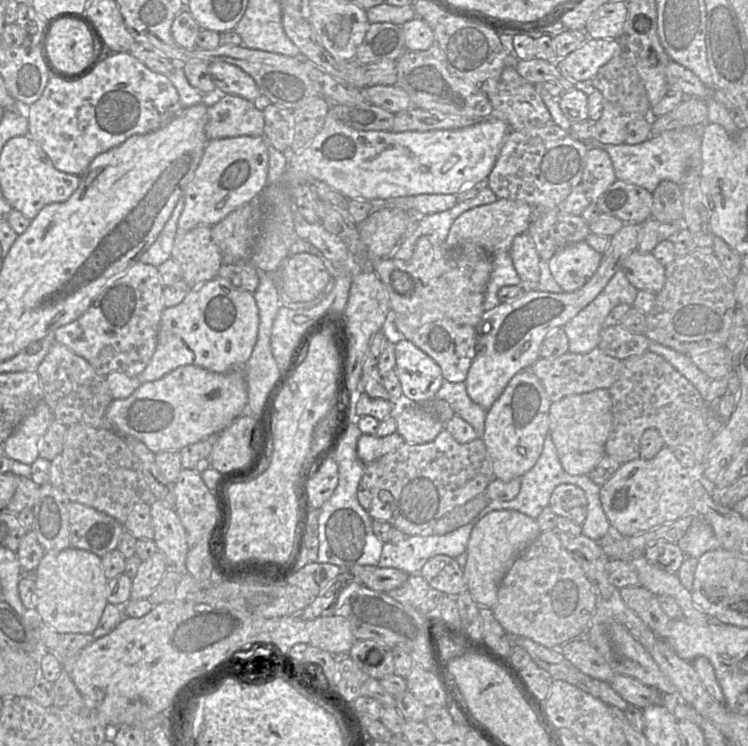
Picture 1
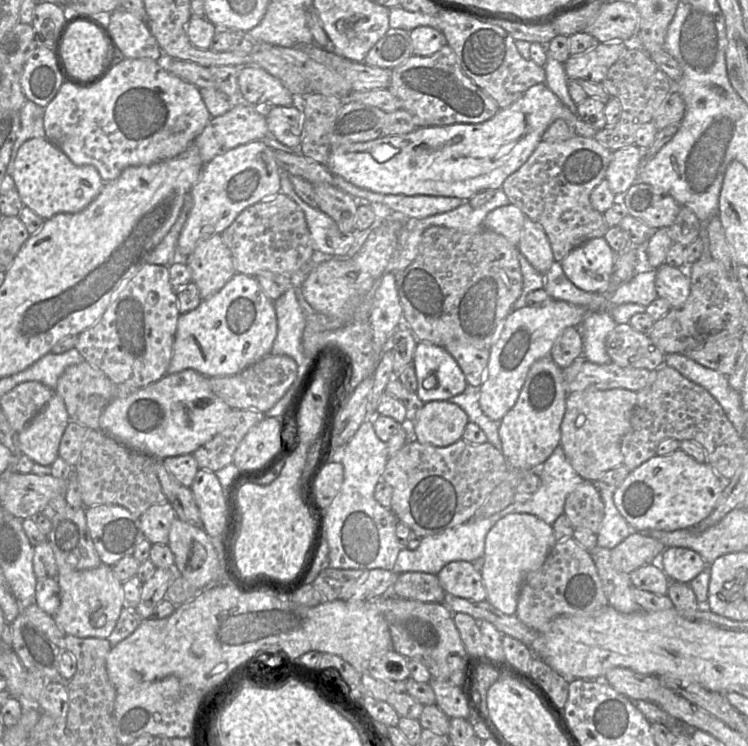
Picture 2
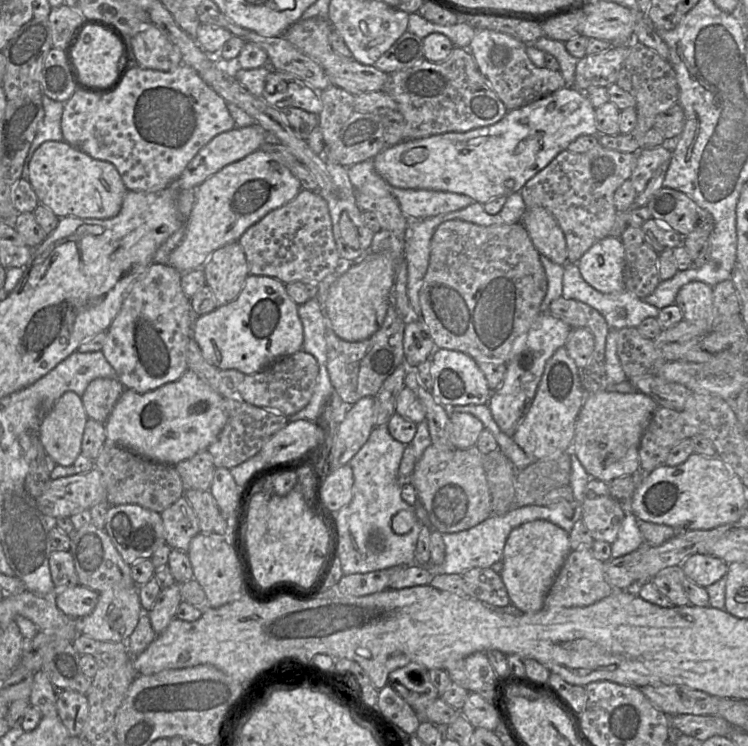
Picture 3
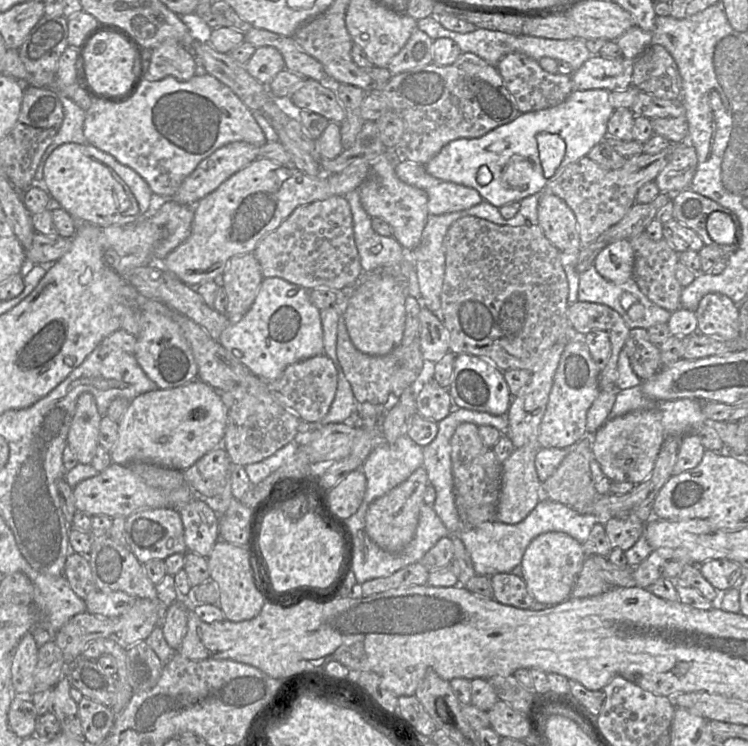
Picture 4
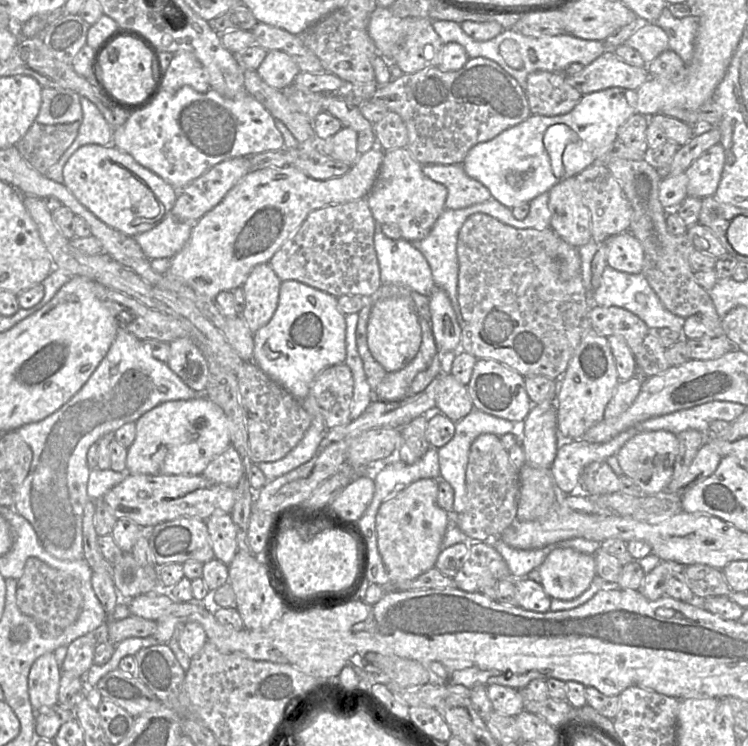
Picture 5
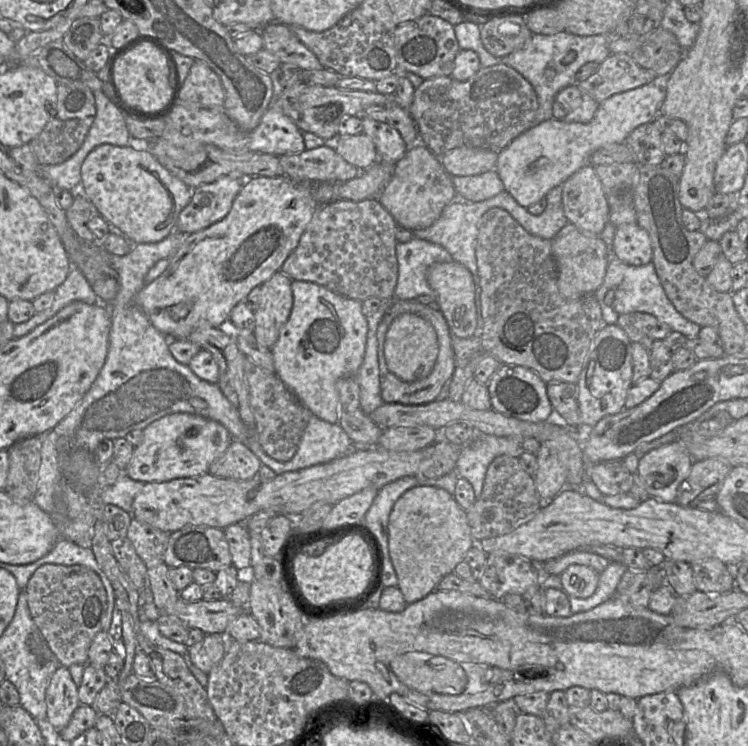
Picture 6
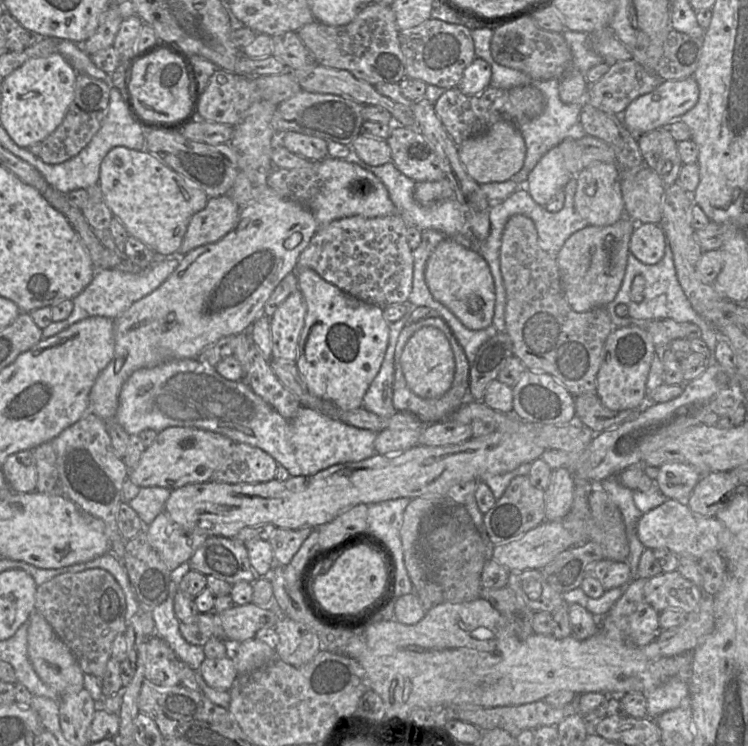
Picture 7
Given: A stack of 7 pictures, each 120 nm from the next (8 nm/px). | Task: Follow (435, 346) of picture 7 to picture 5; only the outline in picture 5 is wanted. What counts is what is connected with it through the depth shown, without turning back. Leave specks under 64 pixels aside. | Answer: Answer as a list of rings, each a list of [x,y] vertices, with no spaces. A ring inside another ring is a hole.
[[[409,295],[371,298],[371,302],[359,311],[358,333],[367,335],[371,355],[387,372],[399,371],[406,367],[419,351],[422,332],[418,314]]]

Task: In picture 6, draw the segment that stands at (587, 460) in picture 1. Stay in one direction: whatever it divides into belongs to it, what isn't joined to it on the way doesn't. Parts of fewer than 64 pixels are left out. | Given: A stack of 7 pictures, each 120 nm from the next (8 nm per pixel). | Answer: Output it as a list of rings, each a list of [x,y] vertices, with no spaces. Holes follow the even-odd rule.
[[[678,441],[640,454],[637,471],[651,498],[676,502],[680,484],[688,477],[694,460]]]

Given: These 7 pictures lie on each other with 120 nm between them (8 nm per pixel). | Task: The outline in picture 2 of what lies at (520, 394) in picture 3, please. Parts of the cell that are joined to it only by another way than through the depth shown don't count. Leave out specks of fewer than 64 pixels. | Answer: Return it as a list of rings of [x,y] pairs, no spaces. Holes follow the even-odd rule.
[[[552,299],[543,305],[527,305],[512,311],[499,340],[490,348],[487,373],[479,387],[479,404],[486,416],[496,423],[515,405],[532,365],[547,356],[558,337],[569,327],[579,326],[586,308]]]

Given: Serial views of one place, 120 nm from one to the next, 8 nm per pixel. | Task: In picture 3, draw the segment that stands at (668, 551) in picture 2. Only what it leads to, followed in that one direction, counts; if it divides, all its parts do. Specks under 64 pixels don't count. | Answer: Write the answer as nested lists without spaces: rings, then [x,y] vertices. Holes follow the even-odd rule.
[[[695,553],[688,556],[680,568],[690,581],[706,588],[725,577],[728,564],[718,557]]]

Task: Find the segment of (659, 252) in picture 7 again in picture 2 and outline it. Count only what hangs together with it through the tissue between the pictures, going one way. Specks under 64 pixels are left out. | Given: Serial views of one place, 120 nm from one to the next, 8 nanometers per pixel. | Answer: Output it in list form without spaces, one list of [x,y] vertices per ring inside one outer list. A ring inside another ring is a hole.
[[[604,237],[593,238],[574,248],[560,264],[568,279],[579,289],[588,292],[608,293],[612,290],[613,273],[617,253],[609,246]]]

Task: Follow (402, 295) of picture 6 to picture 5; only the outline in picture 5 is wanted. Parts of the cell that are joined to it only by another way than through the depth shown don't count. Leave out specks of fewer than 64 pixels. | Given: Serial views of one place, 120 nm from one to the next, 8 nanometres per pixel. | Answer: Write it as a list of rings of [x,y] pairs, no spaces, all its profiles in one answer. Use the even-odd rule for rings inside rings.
[[[378,223],[374,247],[383,285],[402,285],[424,296],[434,290],[430,266],[423,254],[411,242],[385,236]]]

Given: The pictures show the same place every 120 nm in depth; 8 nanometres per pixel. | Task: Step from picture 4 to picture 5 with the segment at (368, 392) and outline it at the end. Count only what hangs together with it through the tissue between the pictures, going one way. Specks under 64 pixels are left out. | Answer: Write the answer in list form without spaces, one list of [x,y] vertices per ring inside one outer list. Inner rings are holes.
[[[411,292],[410,297],[416,310],[422,332],[422,340],[415,358],[403,369],[387,372],[371,355],[367,345],[367,335],[359,335],[356,328],[356,346],[363,361],[363,367],[372,392],[374,401],[396,402],[424,391],[441,374],[440,351],[437,348],[431,329],[429,297],[417,292]]]

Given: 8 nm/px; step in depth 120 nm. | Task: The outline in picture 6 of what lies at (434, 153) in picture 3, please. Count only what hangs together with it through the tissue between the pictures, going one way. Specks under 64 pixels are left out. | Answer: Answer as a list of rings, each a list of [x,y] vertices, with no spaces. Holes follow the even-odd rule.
[[[657,77],[652,83],[610,96],[599,103],[590,122],[565,122],[552,118],[521,133],[498,152],[494,171],[503,182],[504,191],[525,208],[545,198],[549,191],[590,164],[590,157],[596,150],[623,143],[635,128],[653,122],[666,96],[664,79]]]

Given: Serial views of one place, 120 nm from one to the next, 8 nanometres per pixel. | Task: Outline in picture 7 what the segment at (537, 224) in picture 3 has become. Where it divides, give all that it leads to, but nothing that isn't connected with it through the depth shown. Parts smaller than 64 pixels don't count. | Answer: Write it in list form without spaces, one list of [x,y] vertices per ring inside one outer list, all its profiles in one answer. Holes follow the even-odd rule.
[[[593,163],[575,176],[577,186],[574,194],[576,212],[592,226],[609,226],[625,214],[620,183],[620,168],[617,163]]]

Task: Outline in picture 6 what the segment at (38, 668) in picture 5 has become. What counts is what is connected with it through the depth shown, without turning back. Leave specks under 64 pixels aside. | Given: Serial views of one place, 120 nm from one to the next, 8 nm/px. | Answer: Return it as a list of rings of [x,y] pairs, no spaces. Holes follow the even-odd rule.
[[[59,666],[56,669],[47,688],[45,700],[46,719],[57,730],[63,729],[81,706],[78,685],[68,668]]]

